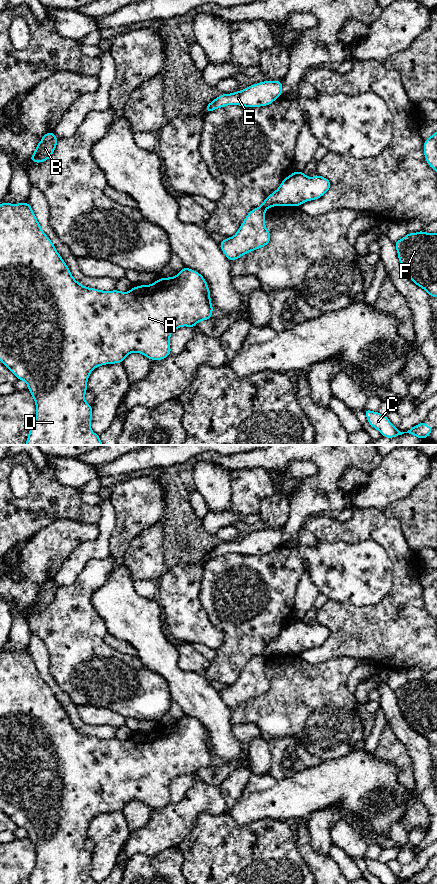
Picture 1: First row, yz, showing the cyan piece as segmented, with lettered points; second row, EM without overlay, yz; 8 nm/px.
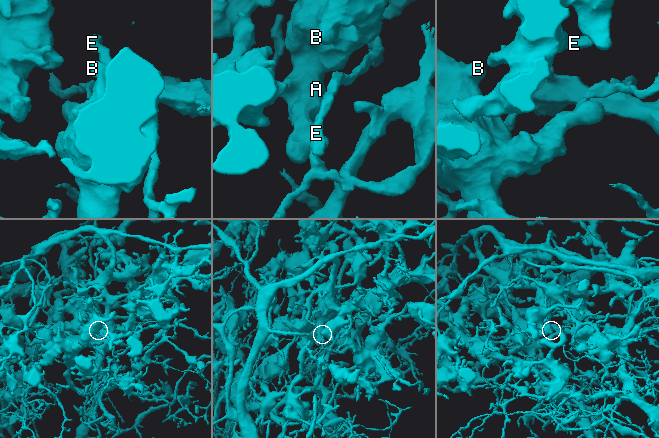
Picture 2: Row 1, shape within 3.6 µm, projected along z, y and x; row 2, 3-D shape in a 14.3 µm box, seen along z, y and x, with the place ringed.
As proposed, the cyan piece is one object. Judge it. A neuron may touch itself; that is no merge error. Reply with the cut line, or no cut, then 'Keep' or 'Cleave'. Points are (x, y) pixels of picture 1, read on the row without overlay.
Split along yz (261, 654), (265, 657). Cleave

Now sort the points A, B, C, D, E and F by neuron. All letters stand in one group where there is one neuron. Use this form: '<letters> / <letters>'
A B D / C E F

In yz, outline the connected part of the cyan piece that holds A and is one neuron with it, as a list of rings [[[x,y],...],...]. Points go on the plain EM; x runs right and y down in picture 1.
[[[2,649],[0,652],[0,809],[18,828],[27,831],[28,838],[35,848],[36,864],[28,884],[99,884],[91,878],[92,854],[84,848],[91,819],[101,813],[123,811],[125,805],[132,800],[143,802],[153,809],[166,806],[171,802],[172,780],[182,774],[193,776],[198,770],[211,767],[213,757],[206,728],[197,719],[187,715],[183,715],[174,725],[160,726],[150,733],[134,734],[129,740],[102,739],[85,735],[71,723],[54,692],[43,680],[30,651],[10,652]]]

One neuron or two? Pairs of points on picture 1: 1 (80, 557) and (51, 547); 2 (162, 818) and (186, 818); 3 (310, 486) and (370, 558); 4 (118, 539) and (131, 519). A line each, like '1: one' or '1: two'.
1: two
2: one
3: two
4: one

